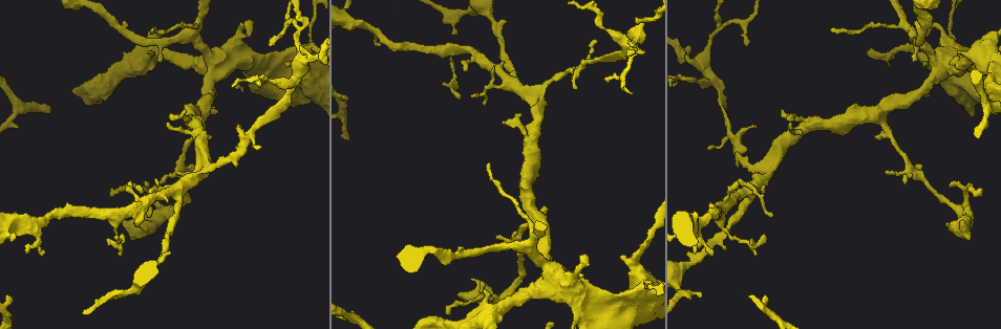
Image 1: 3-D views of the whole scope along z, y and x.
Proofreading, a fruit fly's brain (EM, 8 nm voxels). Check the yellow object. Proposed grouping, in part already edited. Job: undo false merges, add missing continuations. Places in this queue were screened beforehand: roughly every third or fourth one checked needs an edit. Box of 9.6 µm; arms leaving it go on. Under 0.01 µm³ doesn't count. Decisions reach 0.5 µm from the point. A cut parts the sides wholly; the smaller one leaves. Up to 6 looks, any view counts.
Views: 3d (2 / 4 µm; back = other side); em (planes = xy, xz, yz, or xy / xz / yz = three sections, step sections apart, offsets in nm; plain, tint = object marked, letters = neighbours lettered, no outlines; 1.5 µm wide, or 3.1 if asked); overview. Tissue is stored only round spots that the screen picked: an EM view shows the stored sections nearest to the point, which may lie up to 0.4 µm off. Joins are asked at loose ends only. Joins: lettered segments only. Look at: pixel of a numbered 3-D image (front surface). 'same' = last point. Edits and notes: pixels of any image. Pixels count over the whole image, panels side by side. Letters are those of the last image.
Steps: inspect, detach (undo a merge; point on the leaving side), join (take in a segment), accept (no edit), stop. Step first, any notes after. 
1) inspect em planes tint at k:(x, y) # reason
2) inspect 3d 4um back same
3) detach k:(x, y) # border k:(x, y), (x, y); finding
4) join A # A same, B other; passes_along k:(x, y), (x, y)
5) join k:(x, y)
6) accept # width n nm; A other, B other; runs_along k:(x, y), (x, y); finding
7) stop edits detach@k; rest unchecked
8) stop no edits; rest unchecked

inspect em xy step 8 tint at 1:(745, 21) # abrupt turn

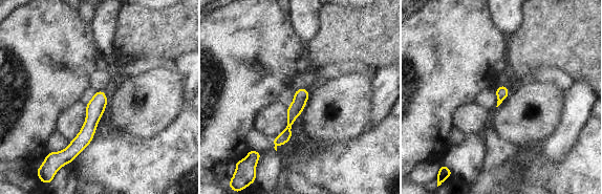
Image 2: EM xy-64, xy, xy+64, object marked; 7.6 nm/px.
inspect em planes letters same

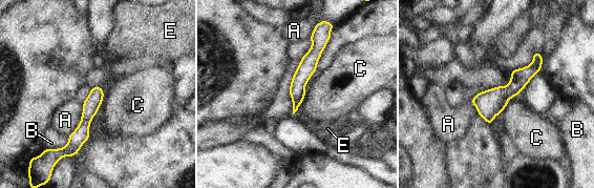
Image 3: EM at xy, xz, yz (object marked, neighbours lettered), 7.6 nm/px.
accept # width 130 nm; A other, B other, C other, E other; border 3:(518, 95), (510, 98), (501, 112); continuous, no second cell

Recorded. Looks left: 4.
inspect em planes letters at 1:(913, 62) # branch stops here

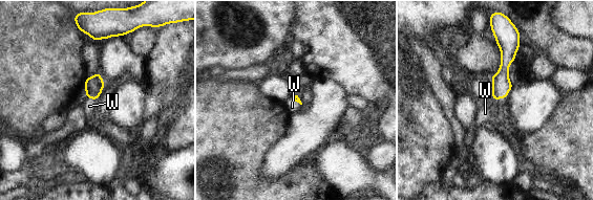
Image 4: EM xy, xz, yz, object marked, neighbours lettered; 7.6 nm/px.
join W # longest_contact W 170 nm; W same; it goes on there

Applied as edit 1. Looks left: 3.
inspect overview

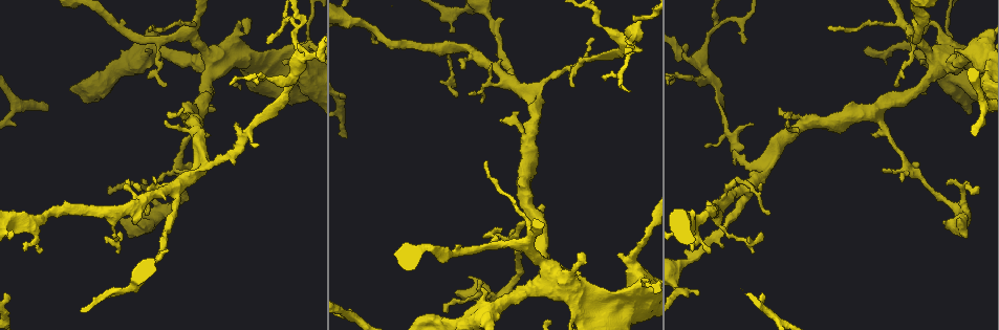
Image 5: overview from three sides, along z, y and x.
inspect em planes letters at 5:(933, 23) # thick turns thin

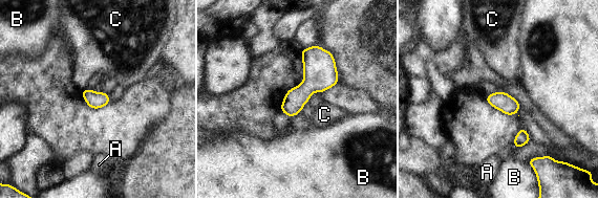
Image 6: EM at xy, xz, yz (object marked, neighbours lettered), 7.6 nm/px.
accept # width 130 nm; A other, B other, C other; border 6:(86, 88), (82, 91); one cell here

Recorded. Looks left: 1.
stop edits join@4; rest unchecked

